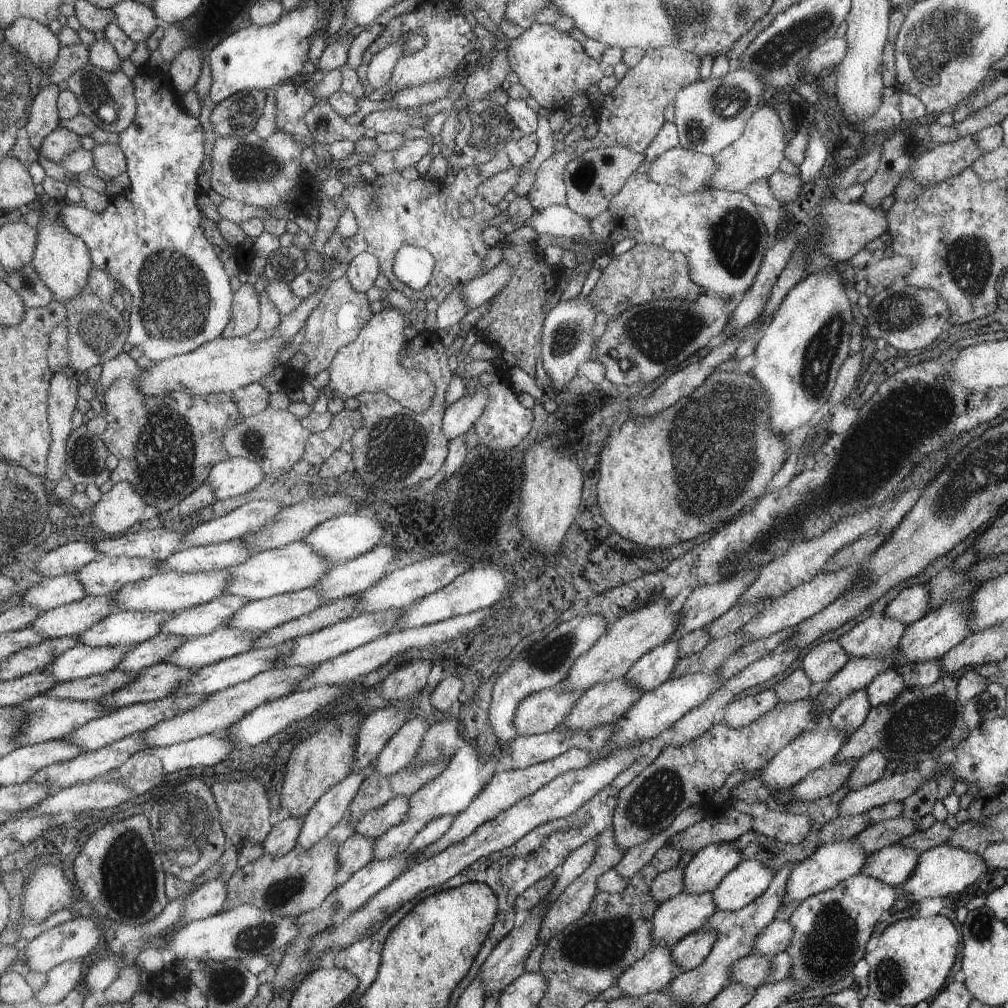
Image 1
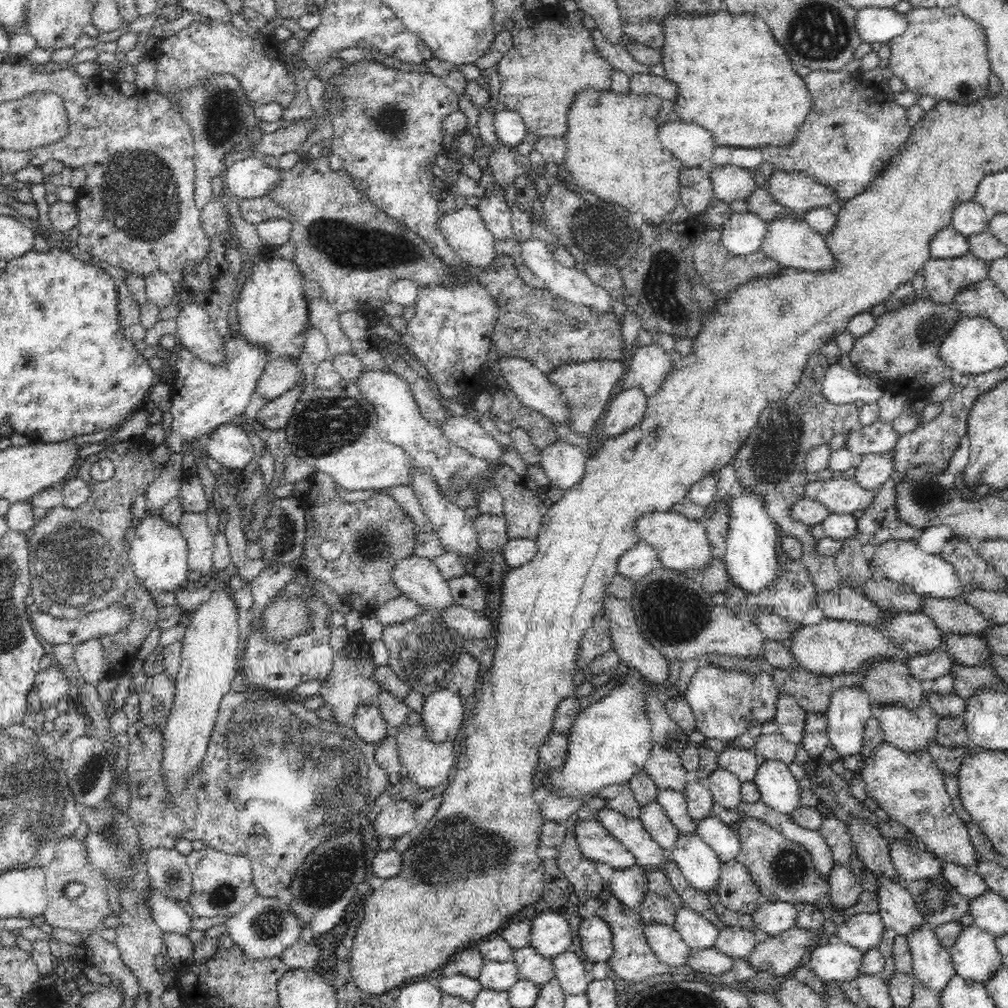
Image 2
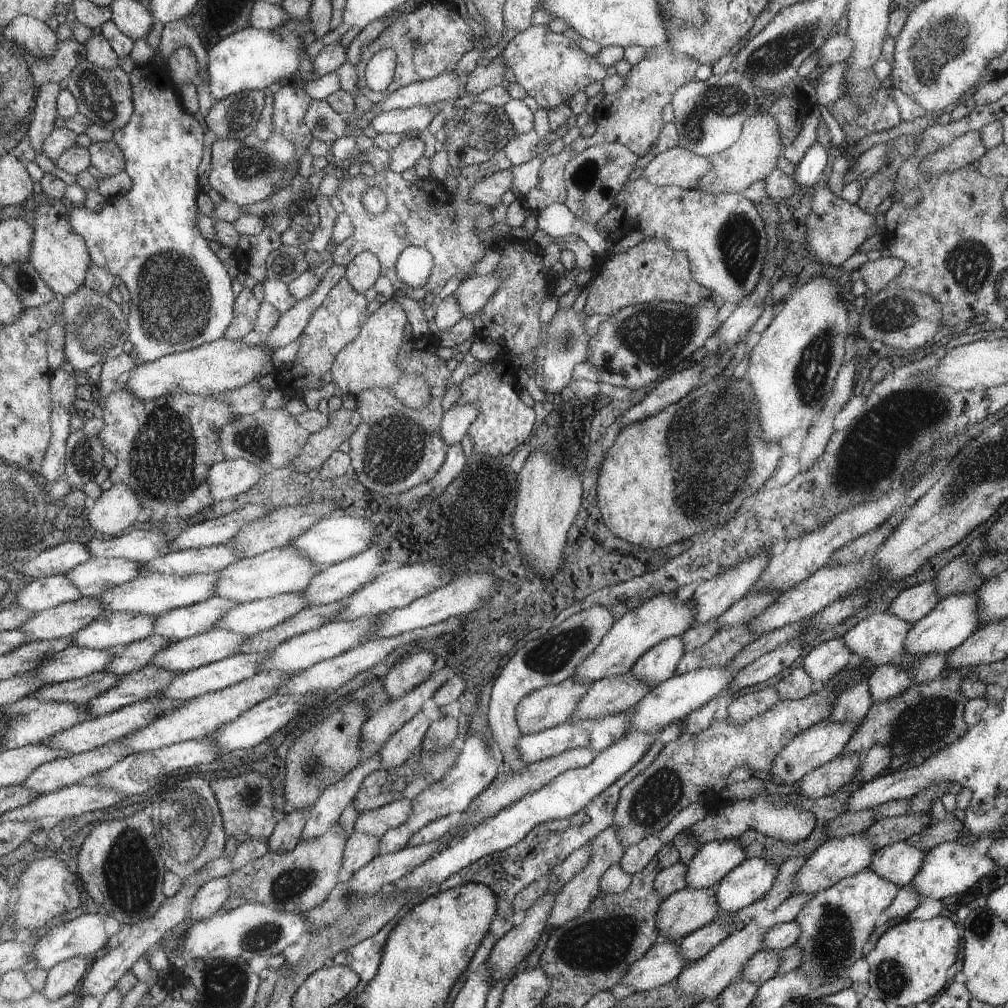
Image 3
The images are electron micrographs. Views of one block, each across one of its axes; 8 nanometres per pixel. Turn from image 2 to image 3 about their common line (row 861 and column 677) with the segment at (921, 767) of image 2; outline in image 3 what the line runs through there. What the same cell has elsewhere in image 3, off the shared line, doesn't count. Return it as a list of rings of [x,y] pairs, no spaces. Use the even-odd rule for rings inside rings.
[[[664,940],[654,944],[647,954],[629,969],[621,982],[636,988],[636,992],[647,992],[673,982],[687,966],[681,956],[680,944]]]

